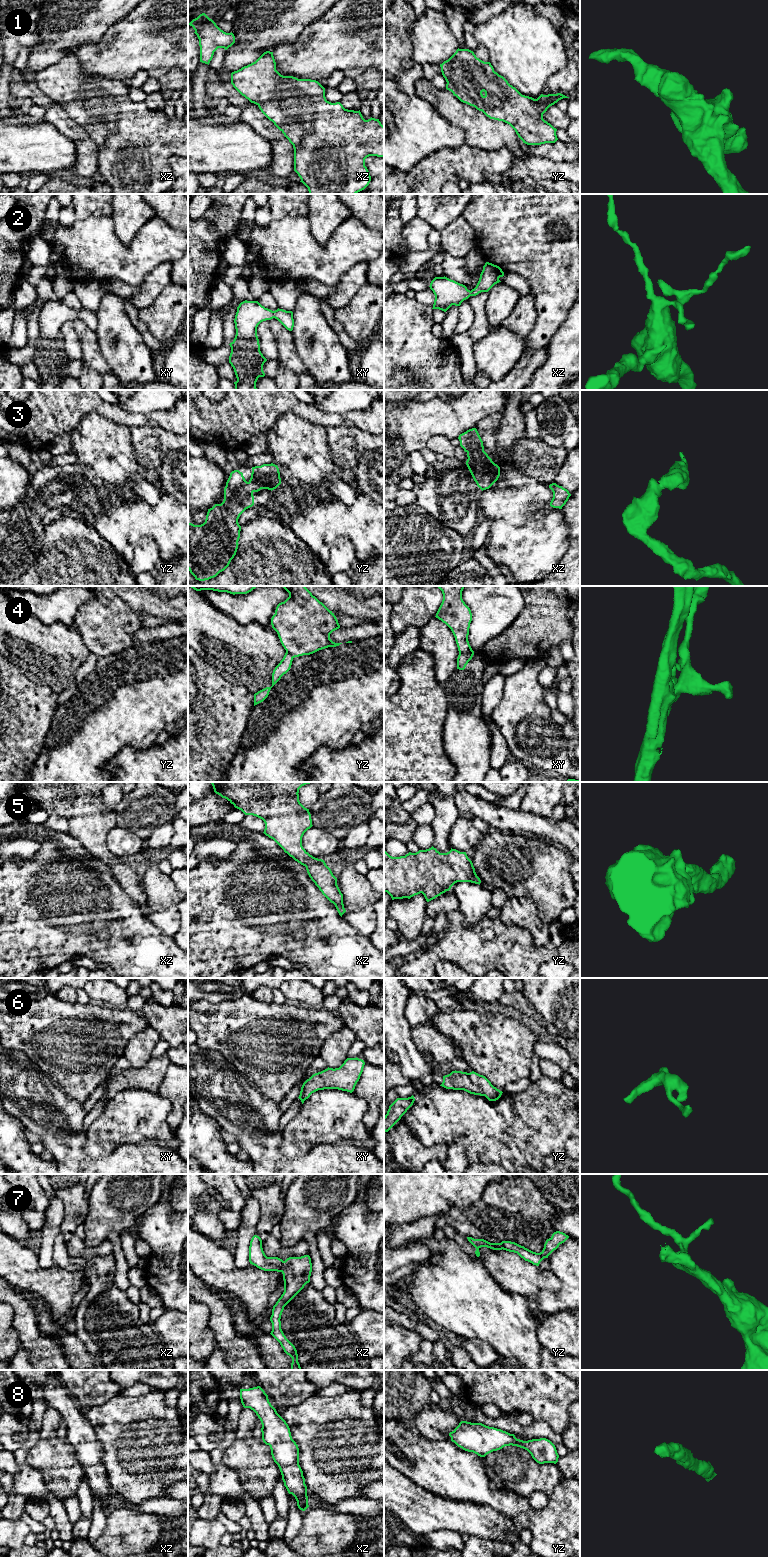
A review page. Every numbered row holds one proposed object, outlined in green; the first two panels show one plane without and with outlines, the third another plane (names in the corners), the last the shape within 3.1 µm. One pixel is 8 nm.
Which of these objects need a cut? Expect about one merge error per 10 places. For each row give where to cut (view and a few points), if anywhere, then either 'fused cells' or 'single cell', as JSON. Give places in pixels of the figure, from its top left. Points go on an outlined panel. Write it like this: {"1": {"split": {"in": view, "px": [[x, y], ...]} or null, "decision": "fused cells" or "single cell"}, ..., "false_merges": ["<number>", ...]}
{"1": {"split": null, "decision": "single cell"}, "2": {"split": null, "decision": "single cell"}, "3": {"split": null, "decision": "single cell"}, "4": {"split": {"in": "xy", "px": [[472, 650], [459, 654]]}, "decision": "fused cells"}, "5": {"split": null, "decision": "single cell"}, "6": {"split": null, "decision": "single cell"}, "7": {"split": null, "decision": "single cell"}, "8": {"split": null, "decision": "single cell"}, "false_merges": ["4"]}

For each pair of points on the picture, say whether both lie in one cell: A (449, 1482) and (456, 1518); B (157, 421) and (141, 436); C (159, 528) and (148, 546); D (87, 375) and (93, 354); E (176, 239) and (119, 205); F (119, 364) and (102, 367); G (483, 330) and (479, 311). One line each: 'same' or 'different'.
A: different
B: different
C: different
D: different
E: different
F: different
G: same

